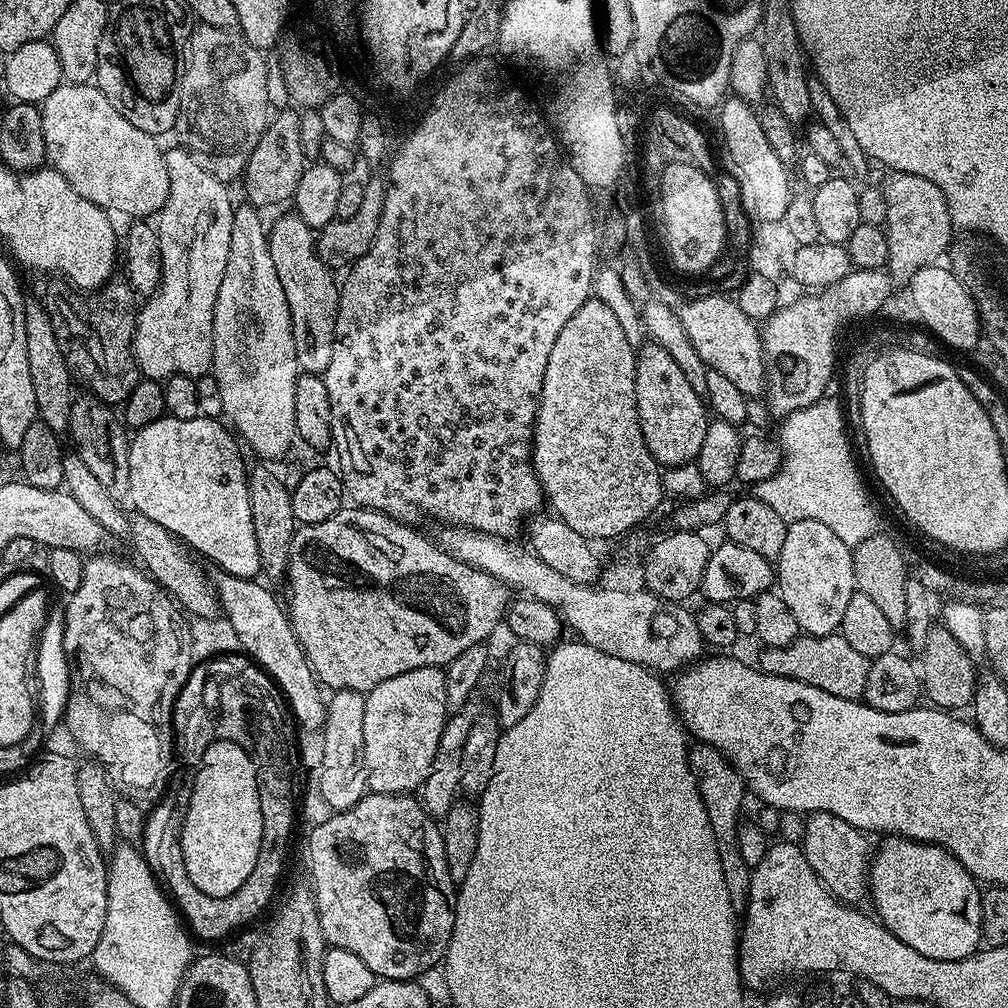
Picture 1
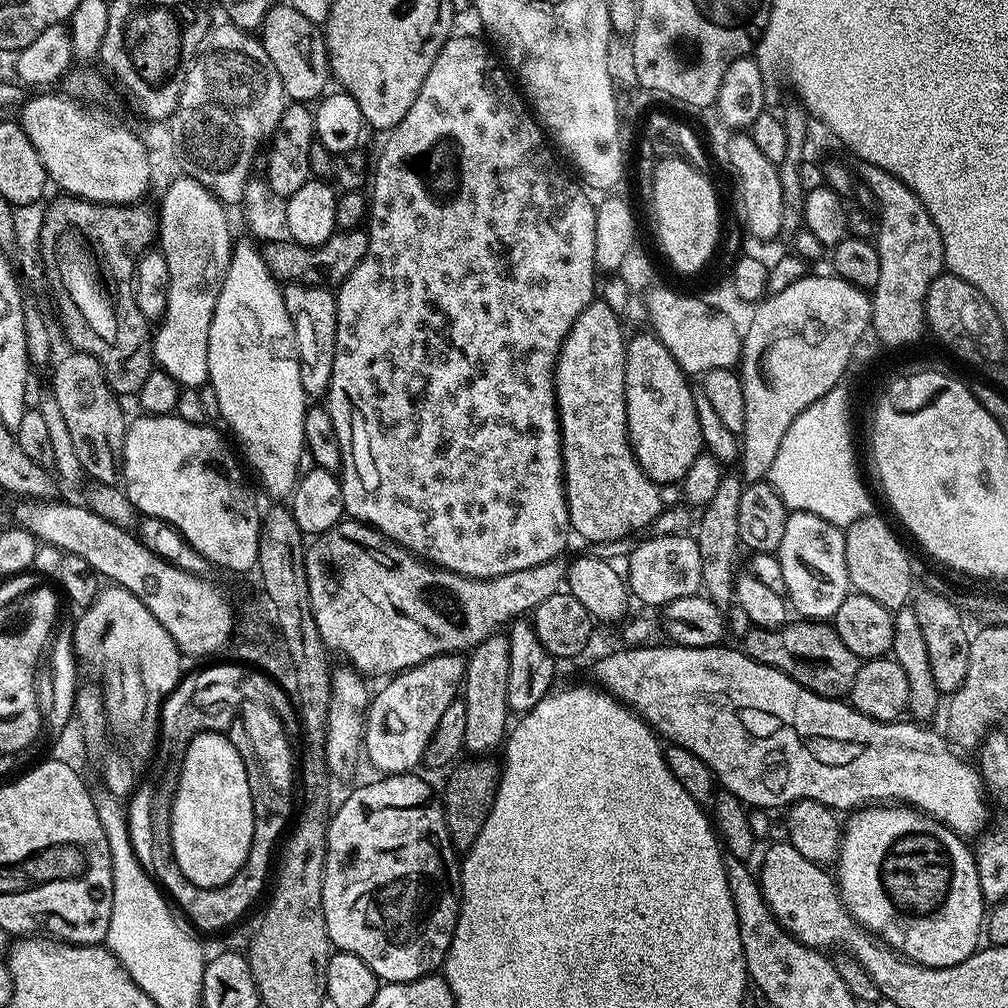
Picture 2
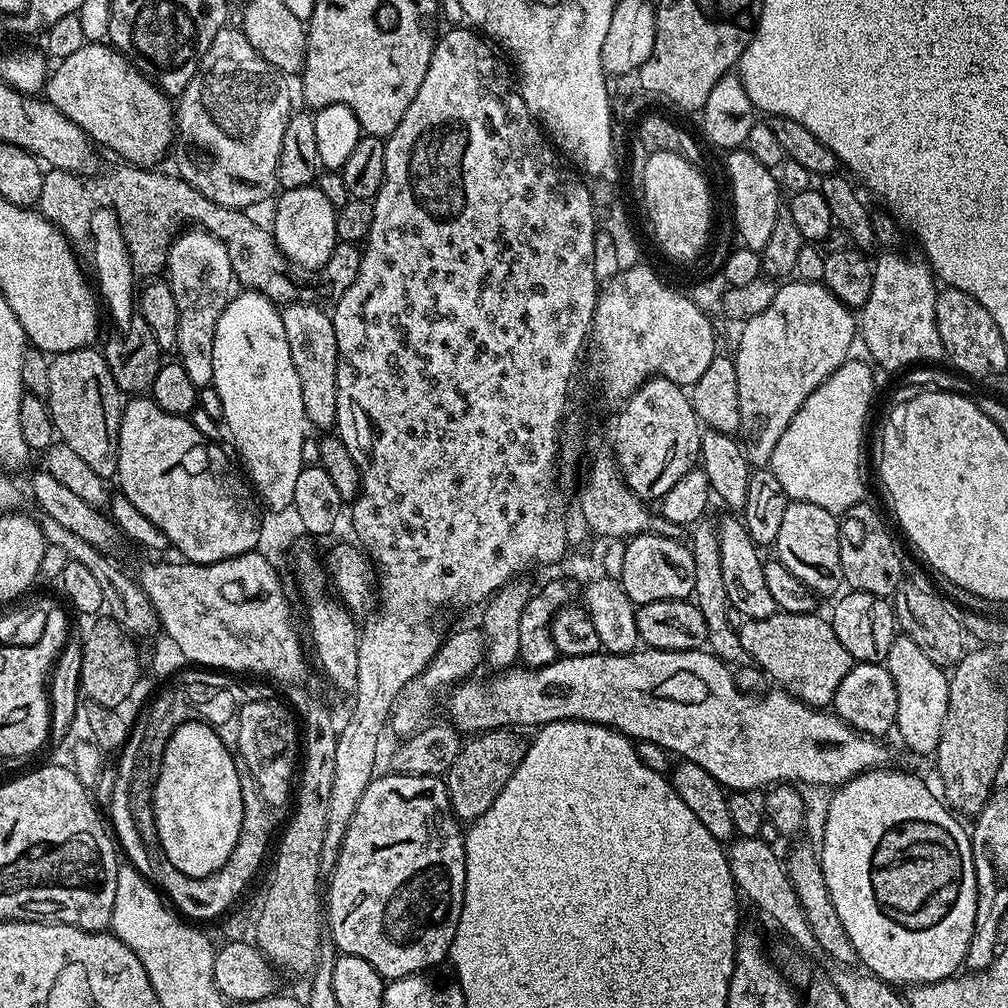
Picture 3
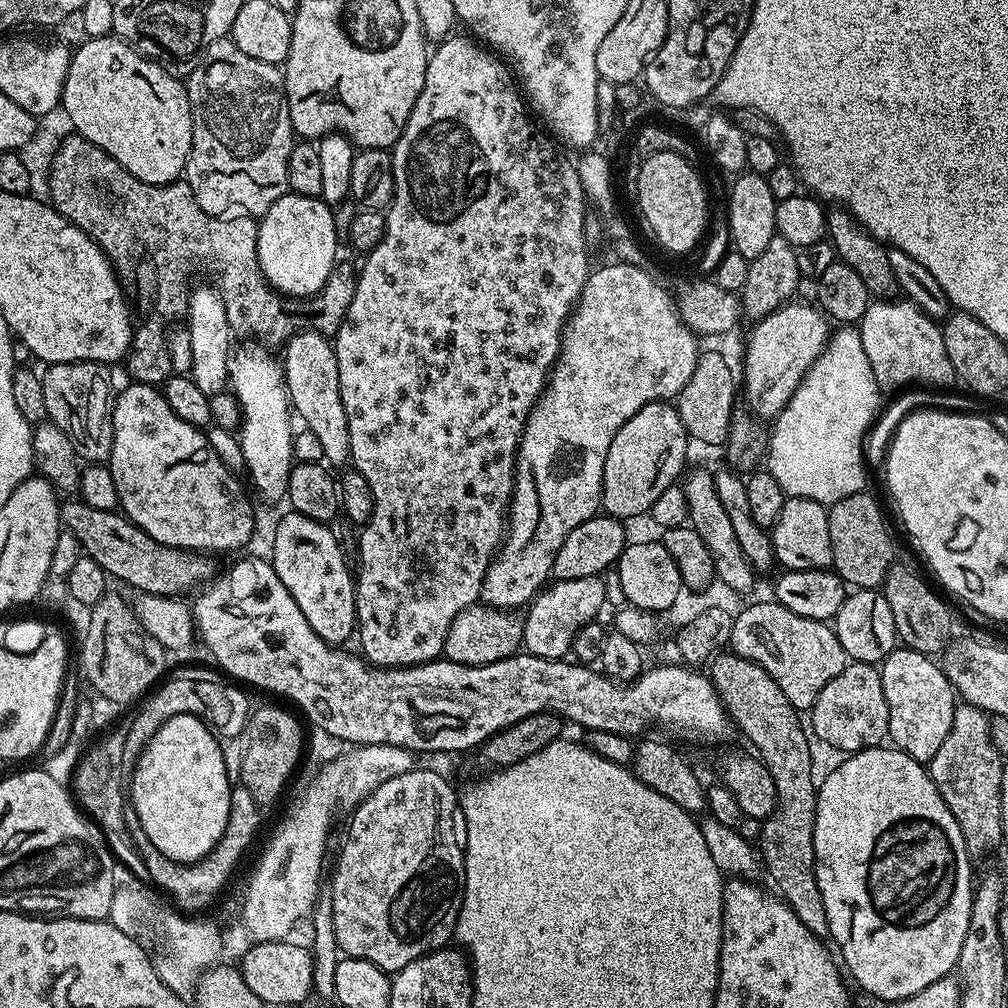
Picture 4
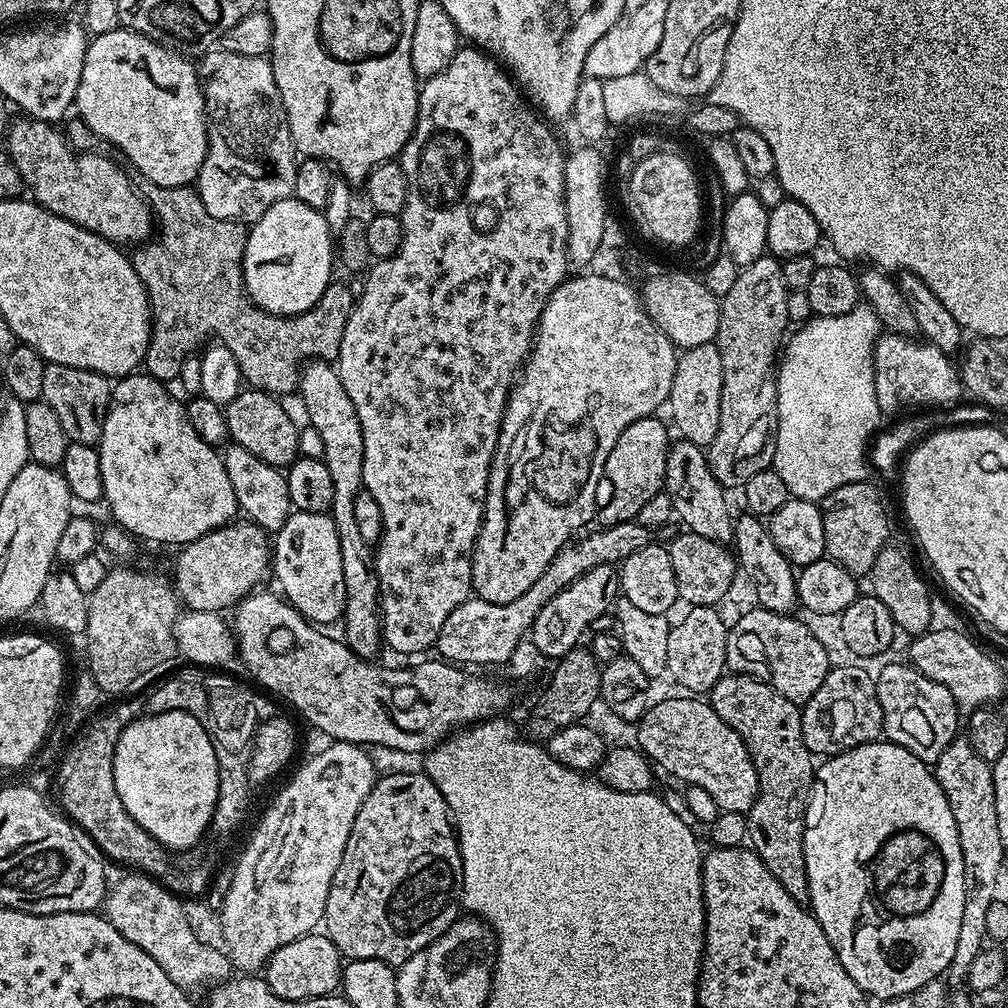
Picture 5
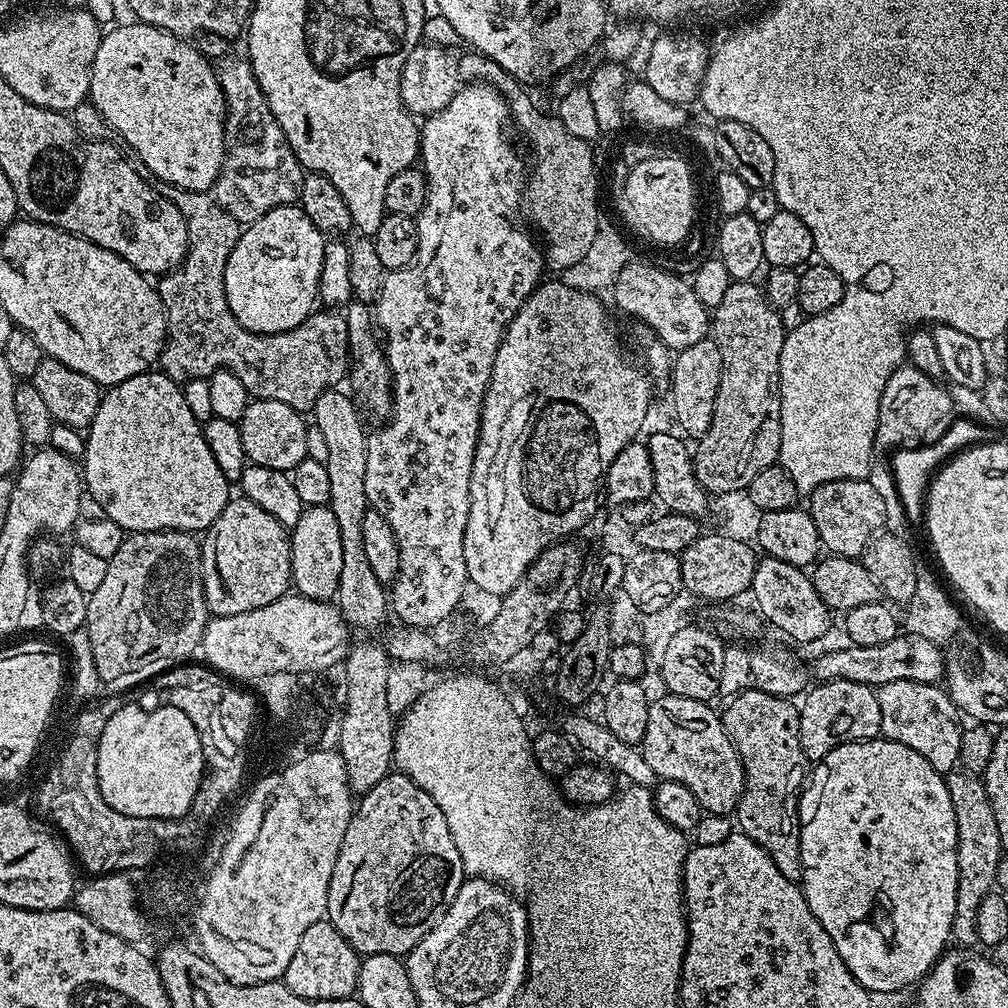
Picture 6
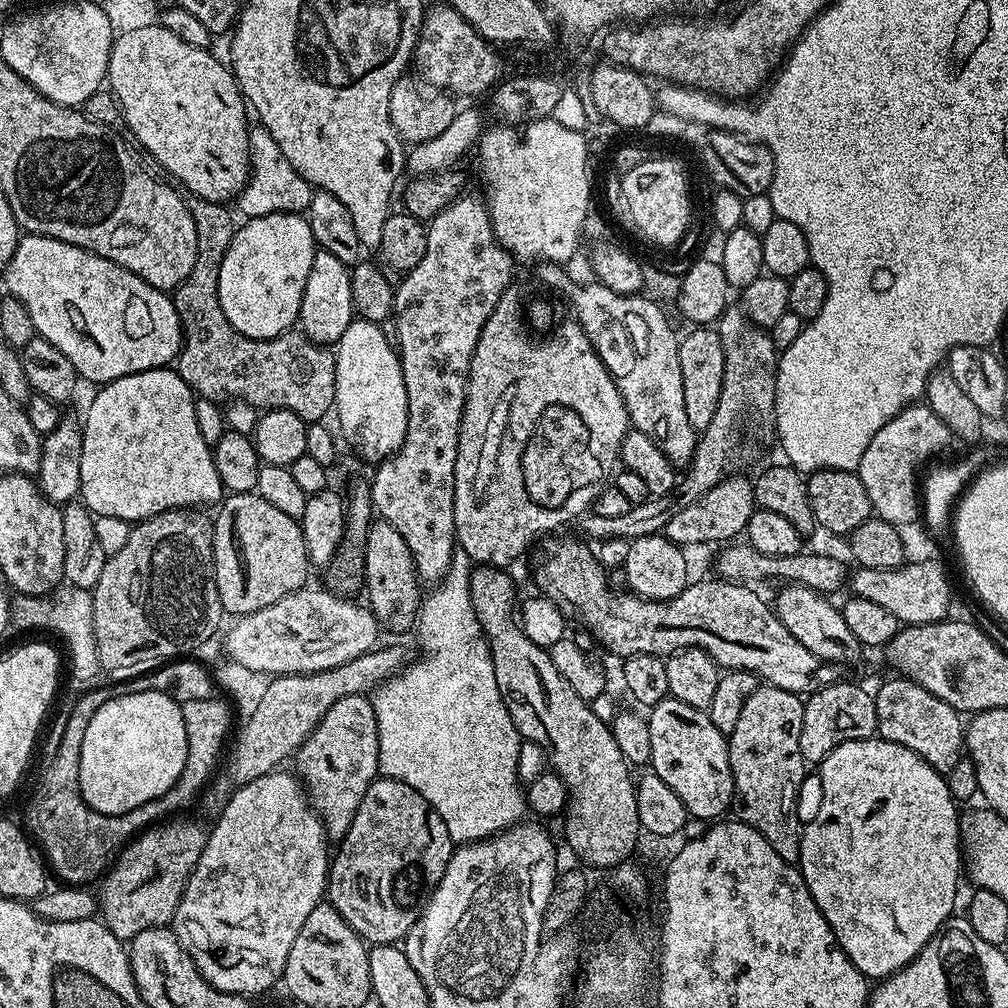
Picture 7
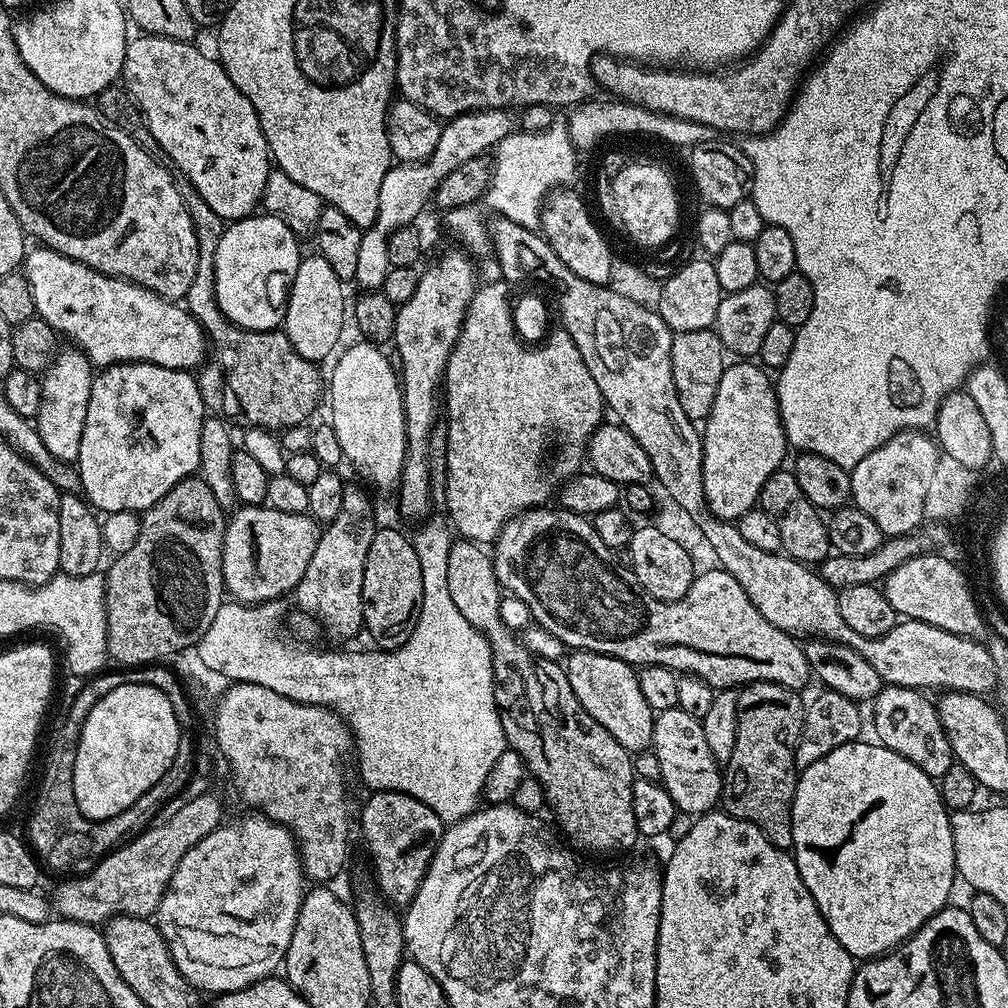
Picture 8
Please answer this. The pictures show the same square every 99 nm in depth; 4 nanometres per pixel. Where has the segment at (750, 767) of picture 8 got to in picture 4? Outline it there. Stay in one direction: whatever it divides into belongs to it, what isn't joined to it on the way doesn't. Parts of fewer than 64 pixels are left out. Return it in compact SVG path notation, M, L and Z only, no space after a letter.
M731 650L721 651L712 656L710 660L710 679L716 688L720 701L727 710L733 725L740 727L740 732L753 744L755 755L770 770L774 778L776 790L776 809L769 814L768 819L759 825L760 840L758 851L766 876L776 883L775 891L782 897L784 903L798 914L798 922L806 926L815 936L821 938L828 936L828 923L826 922L826 905L822 903L822 890L818 890L816 877L816 855L814 854L814 822L816 821L816 793L818 791L817 777L812 777L812 748L808 745L809 733L800 725L797 709L790 706L782 686L762 670L754 662L742 658L737 652Z

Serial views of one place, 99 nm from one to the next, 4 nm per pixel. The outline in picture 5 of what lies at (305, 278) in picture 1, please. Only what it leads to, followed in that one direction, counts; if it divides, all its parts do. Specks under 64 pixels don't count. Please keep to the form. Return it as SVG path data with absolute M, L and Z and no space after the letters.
M310 360L301 367L298 397L308 411L307 423L318 430L322 438L326 470L330 470L330 479L334 482L334 502L330 513L334 526L338 530L338 546L342 546L342 578L346 582L346 606L342 617L344 633L342 639L349 650L365 658L375 657L375 652L382 648L382 633L380 630L380 591L376 577L376 562L373 545L362 539L356 520L354 519L354 498L364 488L362 474L362 426L358 426L358 414L354 410L354 402L350 402L350 394L346 394L346 386L342 386L340 374L327 360Z

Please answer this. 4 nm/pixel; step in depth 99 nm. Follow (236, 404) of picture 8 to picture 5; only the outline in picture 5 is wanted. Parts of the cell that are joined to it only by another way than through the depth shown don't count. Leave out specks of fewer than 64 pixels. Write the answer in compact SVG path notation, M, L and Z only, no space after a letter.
M145 183L142 188L142 195L148 201L155 223L158 225L158 231L154 238L139 245L135 249L136 253L131 253L130 259L134 270L138 274L138 278L142 282L142 286L148 289L148 305L152 307L152 338L148 342L148 349L144 355L142 365L143 371L147 375L153 376L154 379L161 382L175 381L179 377L182 370L182 362L186 362L186 358L190 355L199 353L201 349L209 343L210 338L215 338L219 343L226 346L226 350L230 350L230 354L234 354L234 358L240 367L240 375L243 383L249 389L257 392L270 392L277 398L284 398L287 392L295 393L300 383L300 370L302 365L310 360L327 360L335 361L340 355L340 343L342 342L342 334L346 330L346 322L352 313L352 305L354 303L354 292L351 292L344 284L333 282L322 294L322 298L318 298L318 302L310 310L306 310L301 316L271 316L268 312L264 312L261 308L256 307L251 300L248 299L247 292L244 291L244 275L242 274L242 258L246 250L246 242L248 241L248 228L241 224L238 220L219 220L214 218L206 210L206 206L202 206L202 198L196 192L195 187L185 186L182 188L163 188L157 184Z

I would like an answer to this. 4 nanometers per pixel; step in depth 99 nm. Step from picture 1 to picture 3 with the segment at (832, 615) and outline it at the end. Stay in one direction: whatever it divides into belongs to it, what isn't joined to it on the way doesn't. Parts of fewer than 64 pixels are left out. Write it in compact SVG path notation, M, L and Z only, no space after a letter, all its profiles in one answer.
M793 500L782 513L782 527L774 545L774 556L784 563L786 570L794 574L817 597L824 598L831 592L839 593L844 584L842 558L838 554L838 530L840 522L837 513L822 510L814 502Z

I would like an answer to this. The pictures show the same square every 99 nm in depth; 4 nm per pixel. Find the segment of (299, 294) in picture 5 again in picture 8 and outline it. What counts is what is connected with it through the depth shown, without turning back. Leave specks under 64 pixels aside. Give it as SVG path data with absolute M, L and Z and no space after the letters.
M267 214L243 216L227 225L218 242L218 254L214 254L214 278L216 279L216 301L227 320L251 332L271 332L284 322L284 311L288 305L290 286L298 274L302 259L301 241L282 222L282 218Z

